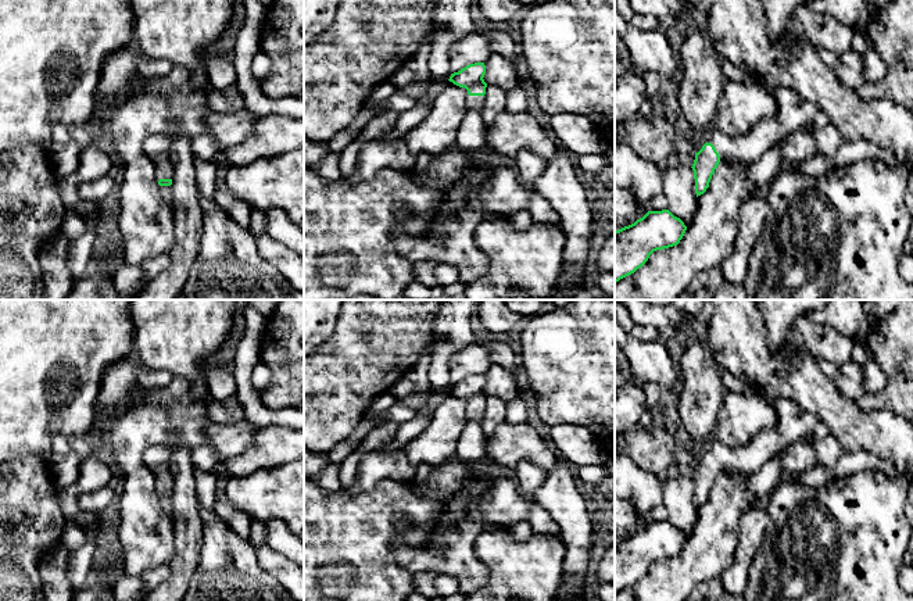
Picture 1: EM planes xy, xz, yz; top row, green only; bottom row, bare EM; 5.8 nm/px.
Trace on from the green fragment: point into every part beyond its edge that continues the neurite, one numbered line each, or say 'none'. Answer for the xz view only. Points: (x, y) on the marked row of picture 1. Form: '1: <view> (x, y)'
1: xz (476, 103)

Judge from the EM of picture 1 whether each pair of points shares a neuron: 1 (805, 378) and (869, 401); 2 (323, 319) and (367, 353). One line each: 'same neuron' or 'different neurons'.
1: different neurons
2: different neurons

